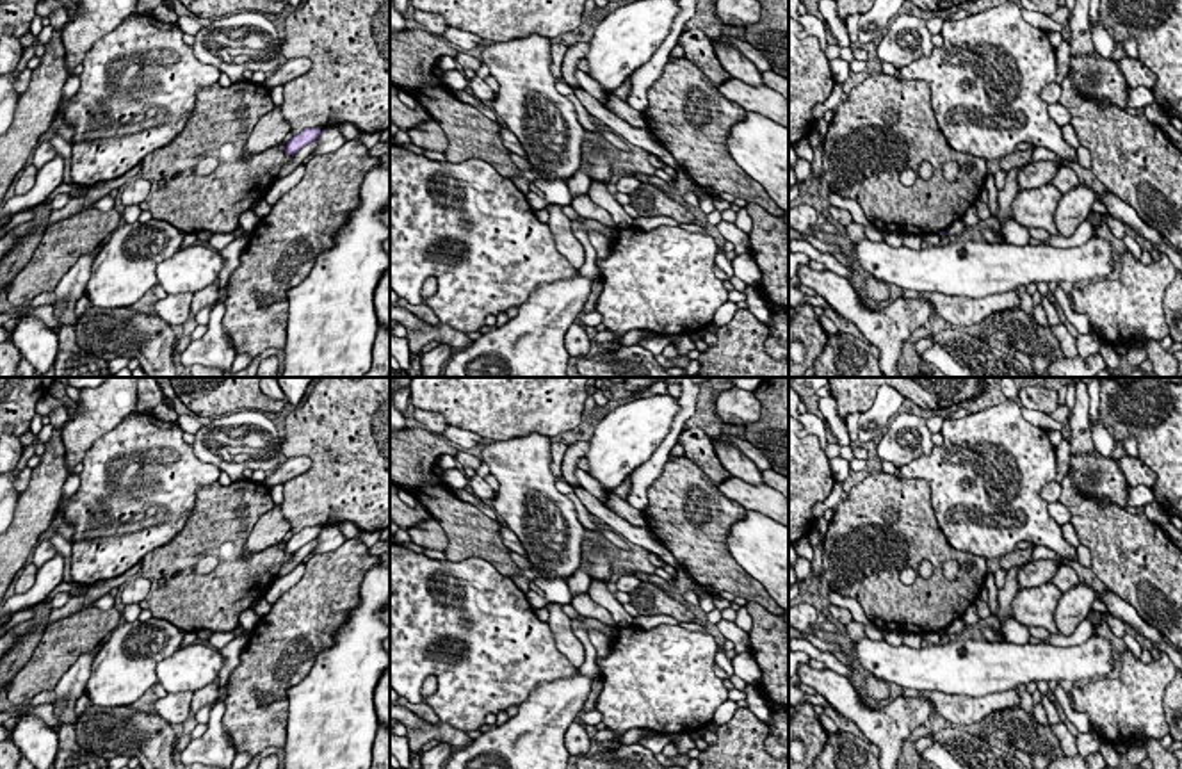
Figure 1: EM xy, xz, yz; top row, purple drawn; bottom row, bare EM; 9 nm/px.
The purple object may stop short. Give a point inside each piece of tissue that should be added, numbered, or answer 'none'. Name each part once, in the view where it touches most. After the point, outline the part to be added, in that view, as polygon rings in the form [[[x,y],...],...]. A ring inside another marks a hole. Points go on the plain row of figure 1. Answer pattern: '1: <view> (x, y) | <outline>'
none

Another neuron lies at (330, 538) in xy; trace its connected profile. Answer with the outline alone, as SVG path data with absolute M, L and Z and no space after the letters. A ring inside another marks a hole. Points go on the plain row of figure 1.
M326 525L320 529L320 534L317 538L317 546L313 548L315 554L326 554L336 550L340 545L345 543L345 536L336 525Z

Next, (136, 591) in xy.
M135 577L132 582L125 584L119 591L123 605L141 603L151 589L151 582L146 577Z

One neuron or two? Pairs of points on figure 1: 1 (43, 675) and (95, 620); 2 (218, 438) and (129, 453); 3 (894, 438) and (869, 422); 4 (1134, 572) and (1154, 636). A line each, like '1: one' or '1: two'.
1: one
2: two
3: two
4: two

